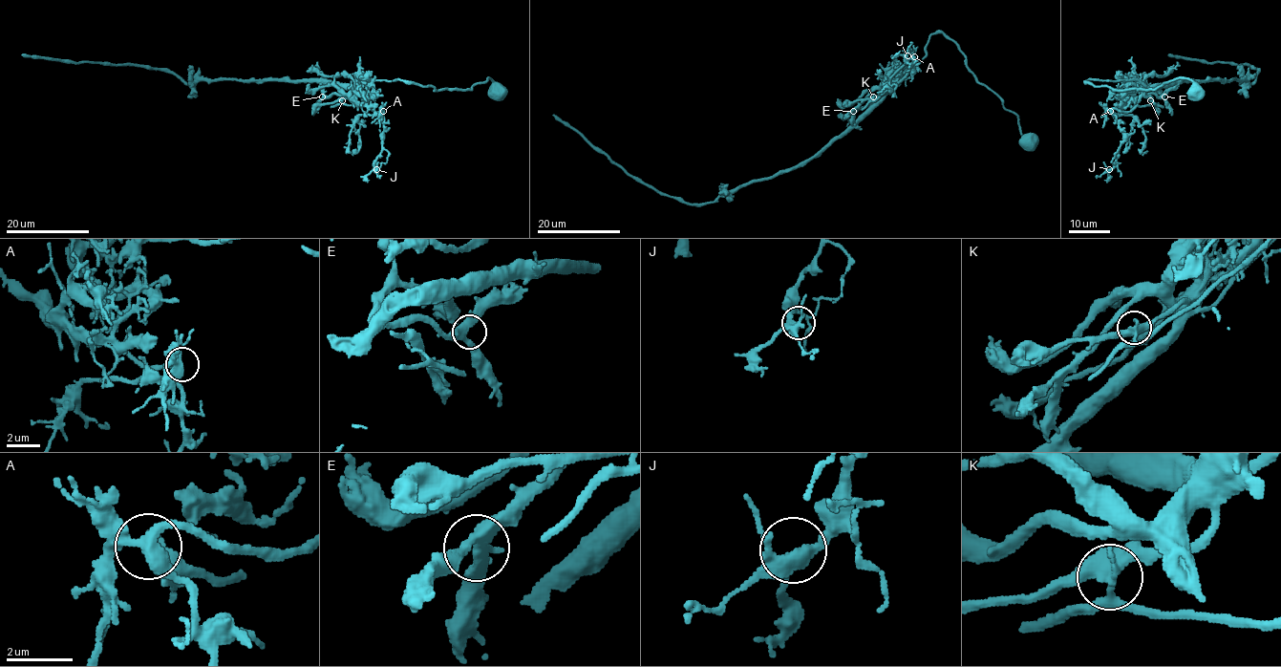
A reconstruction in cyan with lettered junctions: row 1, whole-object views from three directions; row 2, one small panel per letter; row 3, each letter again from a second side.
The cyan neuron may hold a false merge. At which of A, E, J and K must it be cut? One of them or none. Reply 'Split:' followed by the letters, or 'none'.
Split: K

